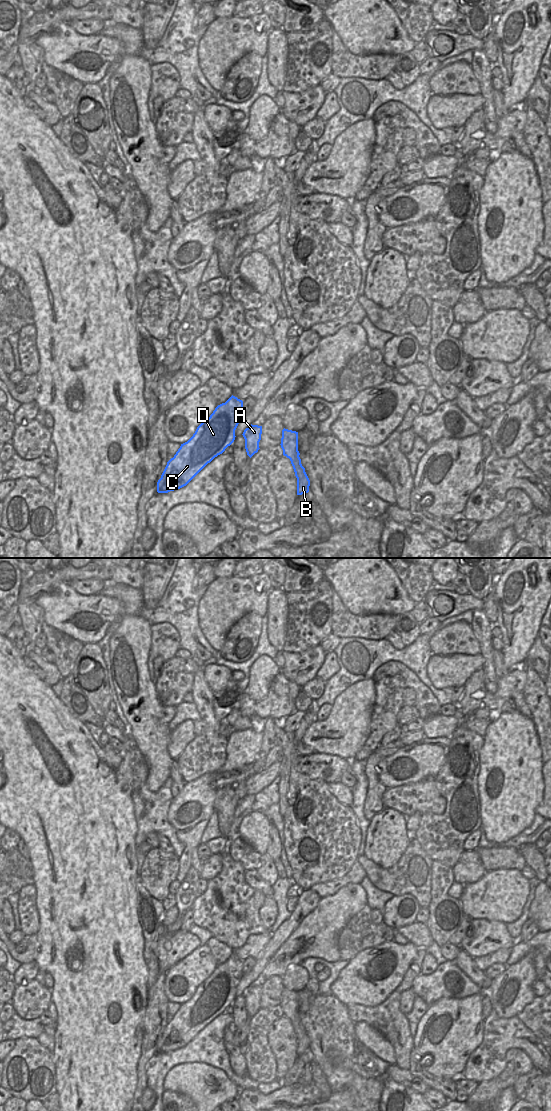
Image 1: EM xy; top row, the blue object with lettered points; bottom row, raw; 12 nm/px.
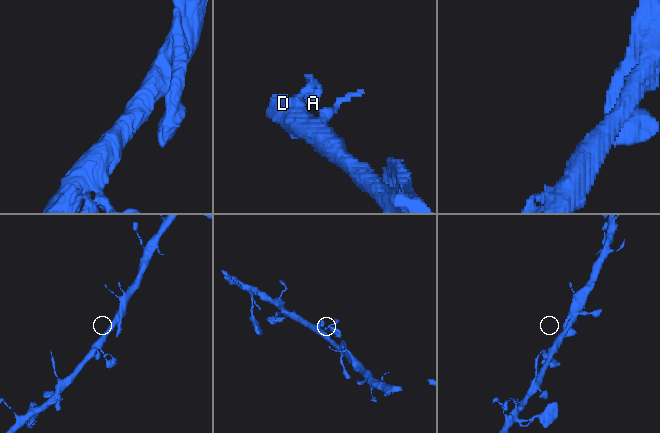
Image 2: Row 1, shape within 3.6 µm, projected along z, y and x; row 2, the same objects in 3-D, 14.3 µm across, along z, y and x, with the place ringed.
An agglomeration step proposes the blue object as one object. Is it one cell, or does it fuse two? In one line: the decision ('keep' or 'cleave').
keep

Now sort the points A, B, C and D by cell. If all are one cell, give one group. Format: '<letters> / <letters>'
A B C D

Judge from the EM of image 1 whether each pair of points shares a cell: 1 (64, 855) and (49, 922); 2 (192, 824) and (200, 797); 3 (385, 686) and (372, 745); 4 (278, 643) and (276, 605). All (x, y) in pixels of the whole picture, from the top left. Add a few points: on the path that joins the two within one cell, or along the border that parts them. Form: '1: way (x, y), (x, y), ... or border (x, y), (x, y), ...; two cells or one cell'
1: way (61, 873), (61, 909); one cell
2: way (192, 817), (192, 807), (194, 804); one cell
3: way (385, 701), (384, 719), (377, 730); one cell
4: way (277, 634), (277, 614); one cell

